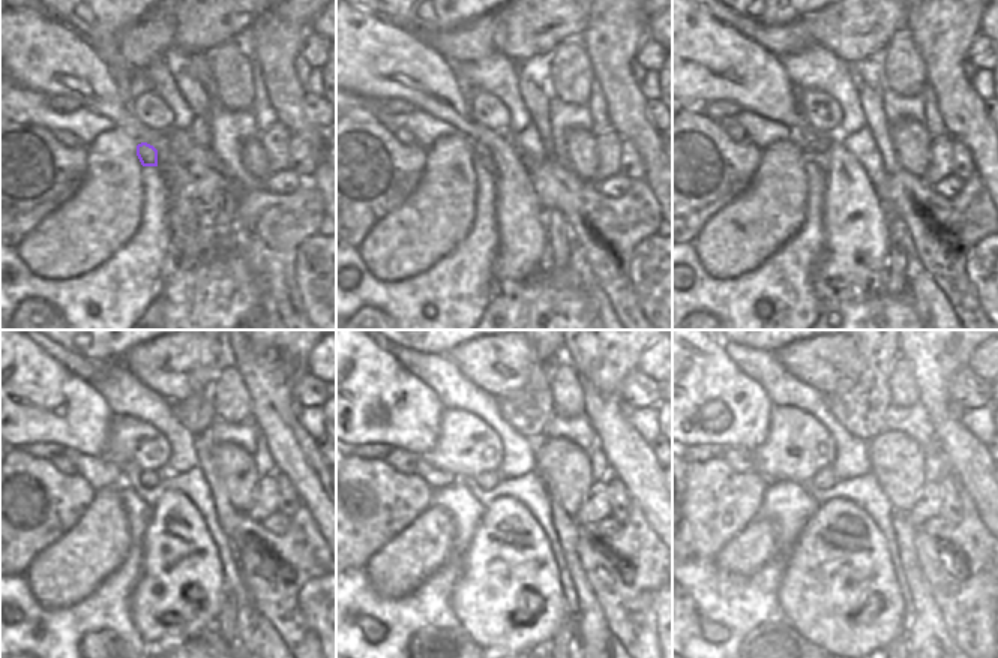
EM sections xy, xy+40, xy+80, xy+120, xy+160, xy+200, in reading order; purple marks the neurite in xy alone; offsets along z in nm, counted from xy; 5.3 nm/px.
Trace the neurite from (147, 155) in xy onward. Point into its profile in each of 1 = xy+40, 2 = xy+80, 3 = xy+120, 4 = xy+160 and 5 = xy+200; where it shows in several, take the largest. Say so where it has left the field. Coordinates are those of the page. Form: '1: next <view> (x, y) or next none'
1: next xy+40 (479, 150)
2: next xy+80 (821, 144)
3: next xy+120 (149, 480)
4: next xy+160 (486, 480)
5: next xy+200 (824, 478)

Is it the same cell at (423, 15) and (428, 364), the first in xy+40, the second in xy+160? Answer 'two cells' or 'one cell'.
two cells

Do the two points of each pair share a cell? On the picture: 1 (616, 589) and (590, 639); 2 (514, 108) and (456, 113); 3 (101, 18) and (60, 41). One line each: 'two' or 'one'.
1: two
2: two
3: two

